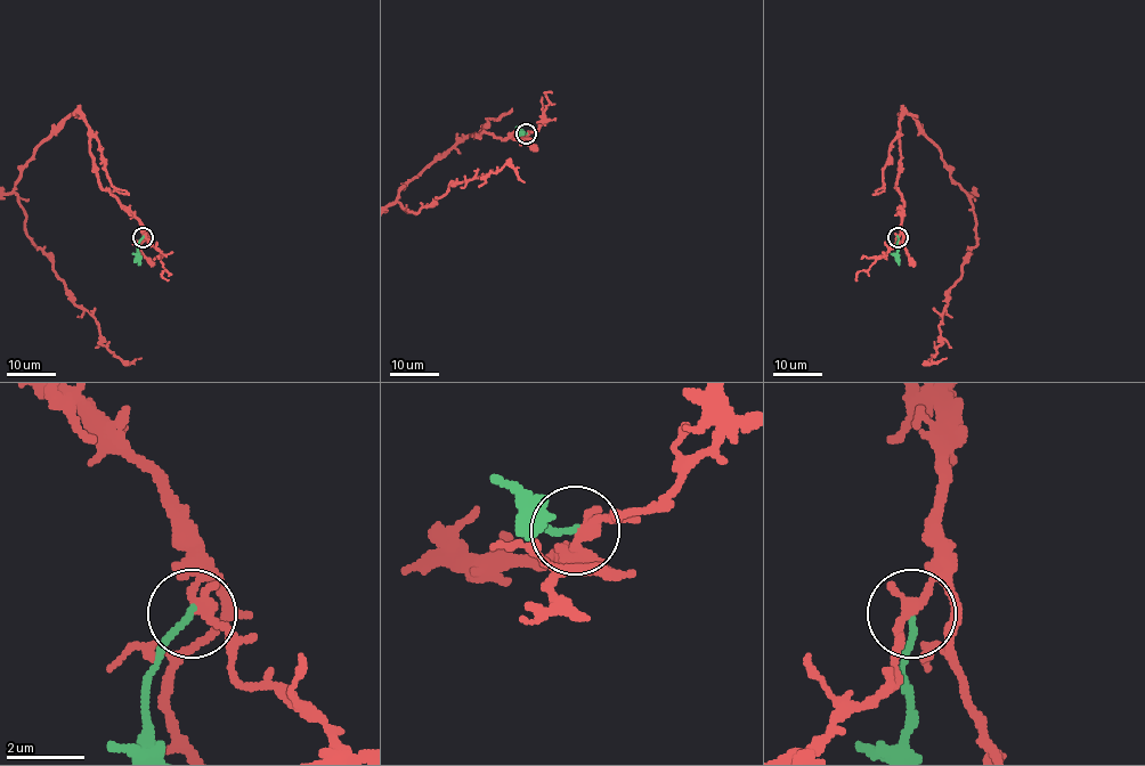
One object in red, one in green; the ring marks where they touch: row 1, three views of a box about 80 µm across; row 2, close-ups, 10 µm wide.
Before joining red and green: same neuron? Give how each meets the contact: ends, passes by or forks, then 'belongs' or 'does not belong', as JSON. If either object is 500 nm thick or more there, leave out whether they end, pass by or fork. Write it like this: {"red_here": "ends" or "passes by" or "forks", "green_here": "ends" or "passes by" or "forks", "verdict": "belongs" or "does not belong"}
{"red_here": "passes by", "green_here": "ends", "verdict": "does not belong"}

